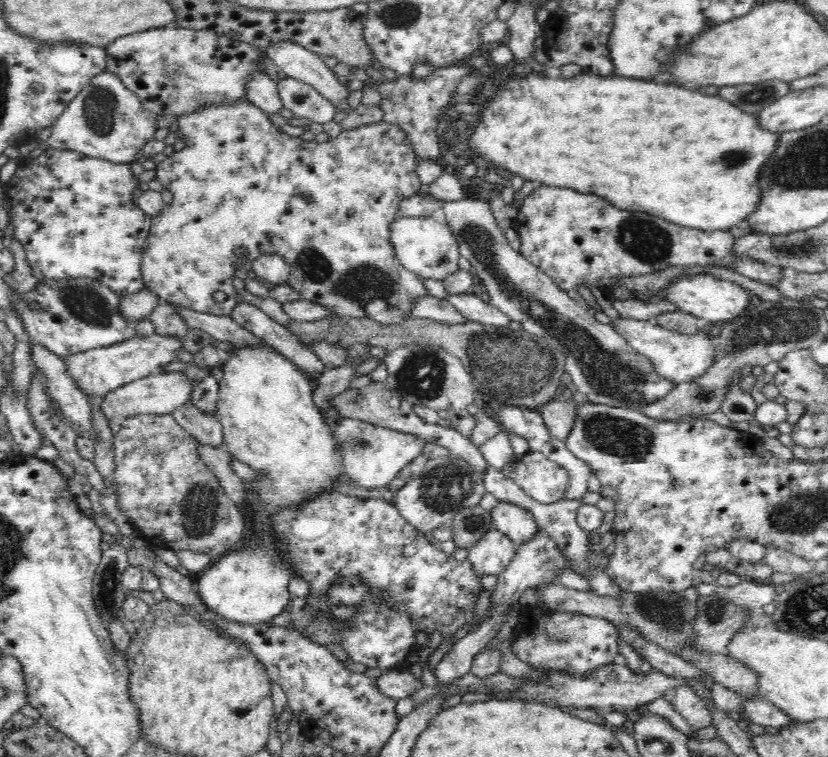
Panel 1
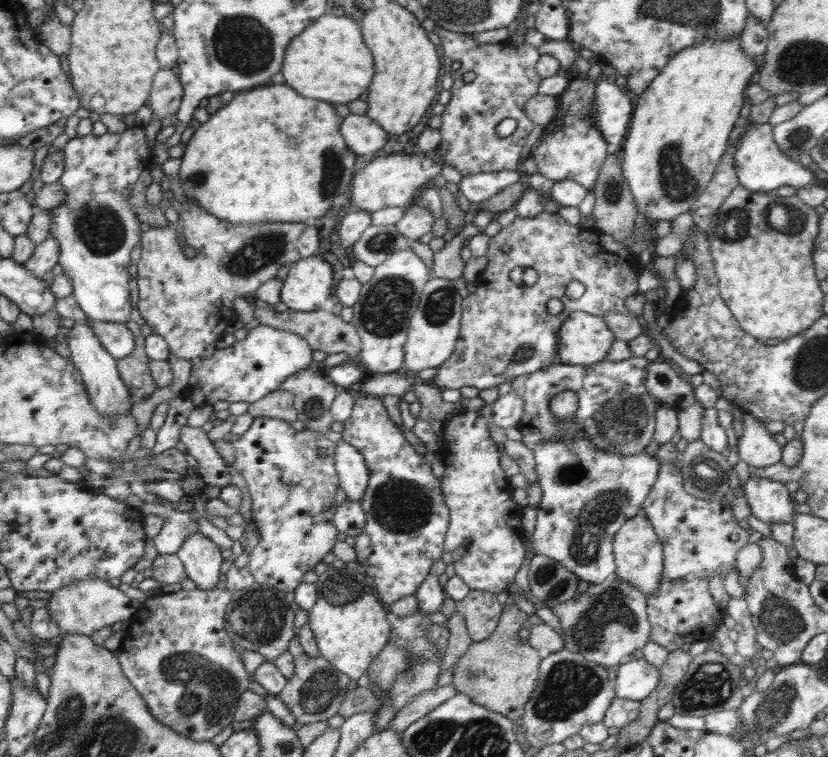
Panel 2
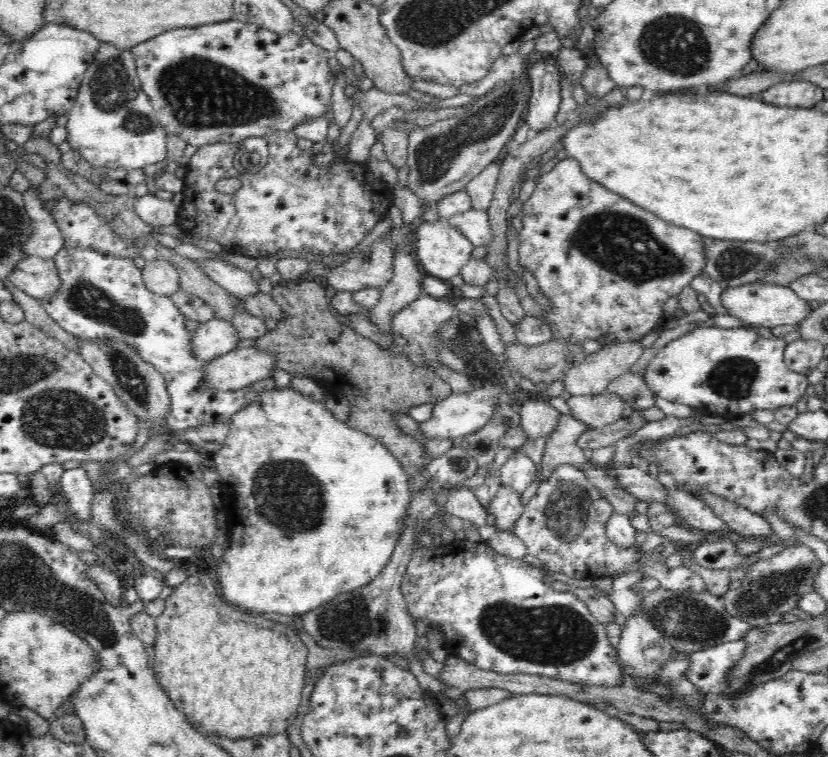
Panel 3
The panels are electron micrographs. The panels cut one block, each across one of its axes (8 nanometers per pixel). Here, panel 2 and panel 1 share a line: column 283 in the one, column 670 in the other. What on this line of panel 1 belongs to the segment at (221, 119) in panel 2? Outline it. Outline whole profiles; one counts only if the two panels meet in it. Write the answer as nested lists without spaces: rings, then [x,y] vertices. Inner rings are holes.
[[[538,73],[520,74],[511,76],[500,83],[500,90],[496,90],[494,98],[483,104],[486,110],[482,112],[482,120],[476,128],[476,132],[470,135],[469,143],[472,150],[480,153],[480,160],[494,164],[498,169],[504,169],[512,175],[522,177],[526,181],[532,181],[536,185],[554,186],[573,189],[576,192],[592,194],[606,198],[609,204],[622,210],[634,210],[634,212],[648,212],[654,216],[660,216],[664,220],[685,228],[694,228],[700,231],[729,231],[730,228],[740,224],[758,209],[762,200],[760,189],[760,170],[776,151],[779,144],[779,133],[762,129],[756,115],[747,113],[734,106],[734,104],[720,98],[720,95],[706,96],[700,92],[690,92],[680,86],[672,84],[652,84],[642,82],[643,79],[631,79],[616,74],[612,76],[598,76],[597,74],[578,73],[572,78],[549,78]]]

